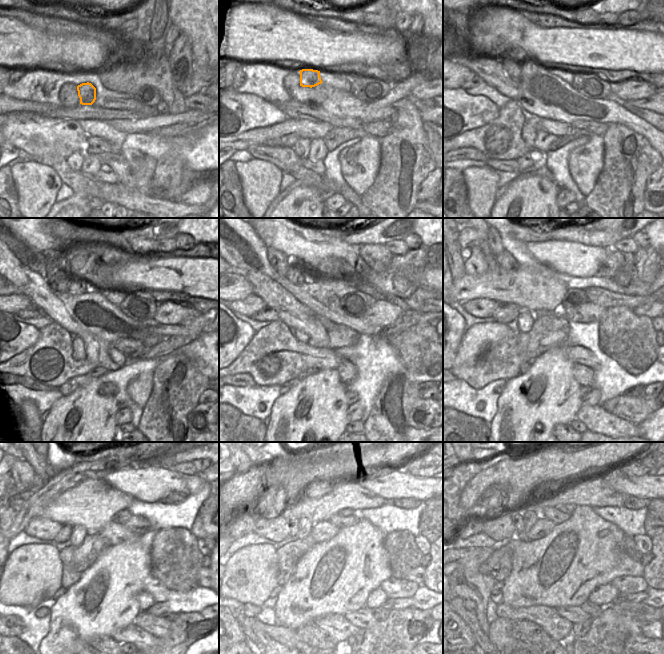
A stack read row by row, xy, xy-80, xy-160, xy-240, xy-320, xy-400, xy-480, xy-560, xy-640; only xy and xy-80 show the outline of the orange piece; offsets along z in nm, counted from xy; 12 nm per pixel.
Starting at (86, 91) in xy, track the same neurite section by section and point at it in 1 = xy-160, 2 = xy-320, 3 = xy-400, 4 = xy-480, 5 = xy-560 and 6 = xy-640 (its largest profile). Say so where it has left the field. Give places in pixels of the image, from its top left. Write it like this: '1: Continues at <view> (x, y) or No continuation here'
1: Continues at xy-160 (529, 69)
2: Continues at xy-320 (294, 275)
3: Continues at xy-400 (505, 260)
4: Continues at xy-480 (43, 471)
5: Continues at xy-560 (267, 463)
6: No continuation here

